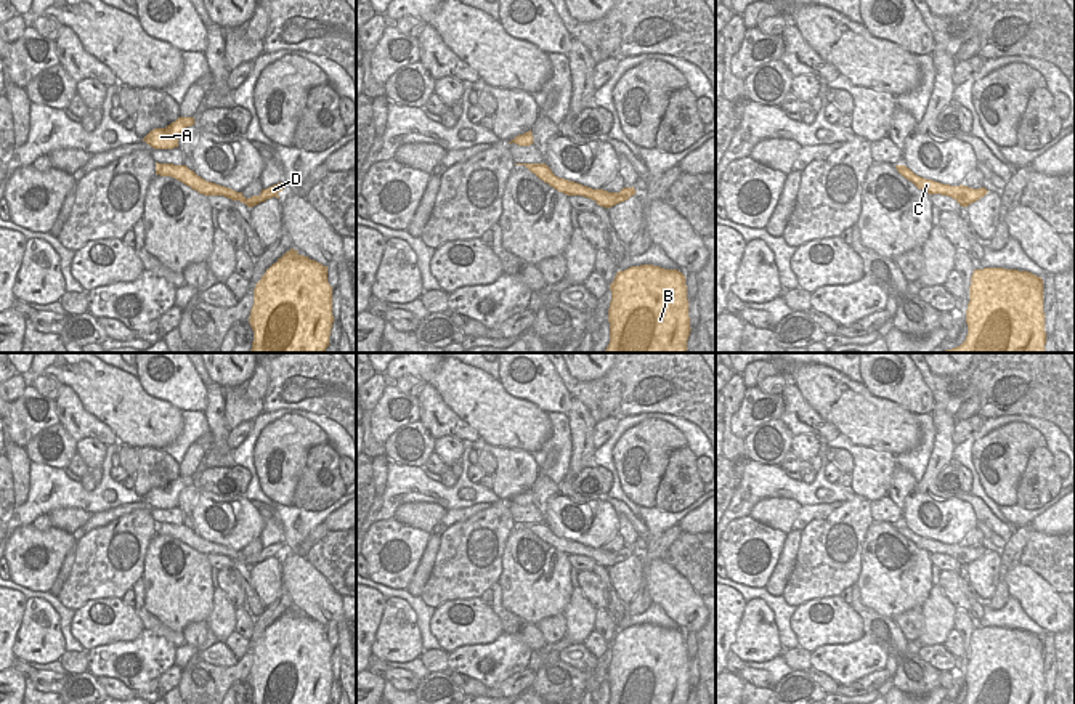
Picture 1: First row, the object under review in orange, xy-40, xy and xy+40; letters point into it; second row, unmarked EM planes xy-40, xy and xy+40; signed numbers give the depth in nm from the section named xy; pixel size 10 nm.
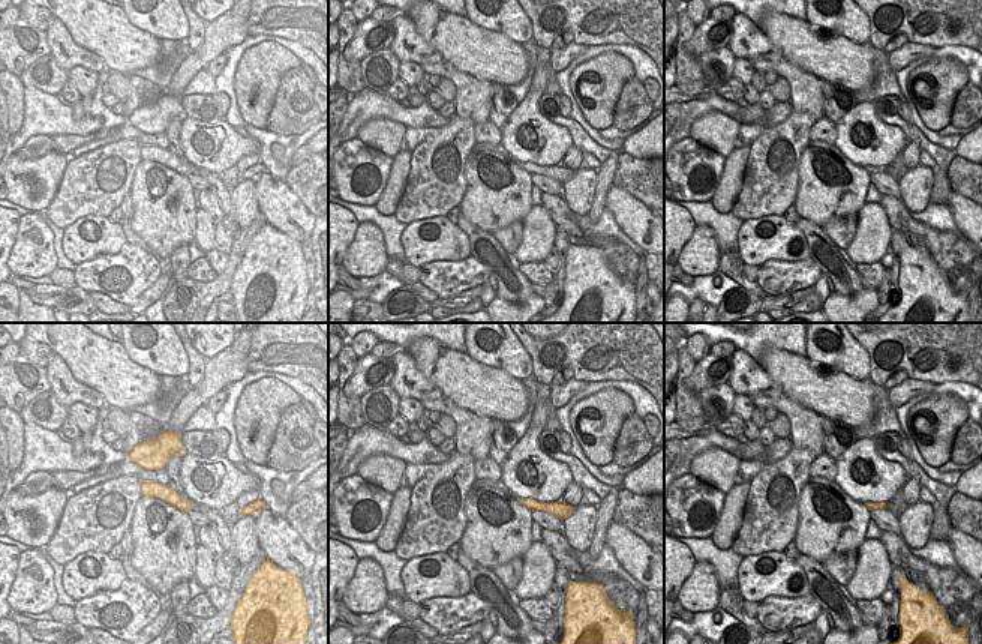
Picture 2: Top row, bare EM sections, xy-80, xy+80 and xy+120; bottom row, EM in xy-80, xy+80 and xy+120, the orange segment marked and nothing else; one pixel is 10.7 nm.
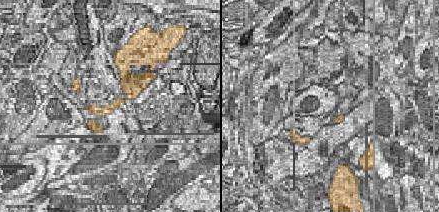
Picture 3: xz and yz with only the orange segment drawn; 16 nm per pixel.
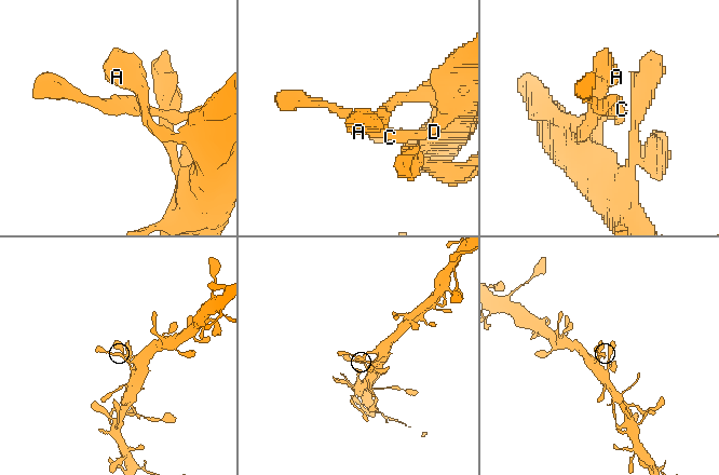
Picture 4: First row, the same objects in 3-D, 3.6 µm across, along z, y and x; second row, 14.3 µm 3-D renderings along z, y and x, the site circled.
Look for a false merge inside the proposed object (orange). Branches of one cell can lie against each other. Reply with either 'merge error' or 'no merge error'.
no merge error

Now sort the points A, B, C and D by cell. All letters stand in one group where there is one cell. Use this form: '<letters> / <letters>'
A B C D

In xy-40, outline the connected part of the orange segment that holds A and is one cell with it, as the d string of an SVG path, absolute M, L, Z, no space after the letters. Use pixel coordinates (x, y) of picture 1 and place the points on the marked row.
M178 117L165 128L151 130L143 141L154 149L173 149L178 148L178 136L183 128L194 125L193 117Z

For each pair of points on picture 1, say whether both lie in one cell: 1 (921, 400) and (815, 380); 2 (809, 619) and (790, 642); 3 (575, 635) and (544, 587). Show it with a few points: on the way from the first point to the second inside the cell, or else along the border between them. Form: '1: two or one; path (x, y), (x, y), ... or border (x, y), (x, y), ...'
1: two; border (862, 384), (873, 395), (892, 400), (902, 408)
2: two; border (796, 608), (791, 618), (791, 631), (799, 647)
3: two; border (573, 589), (568, 605), (562, 613)

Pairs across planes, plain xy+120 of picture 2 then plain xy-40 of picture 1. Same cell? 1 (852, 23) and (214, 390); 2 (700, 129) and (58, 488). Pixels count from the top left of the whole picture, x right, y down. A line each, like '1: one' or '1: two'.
1: two
2: two

